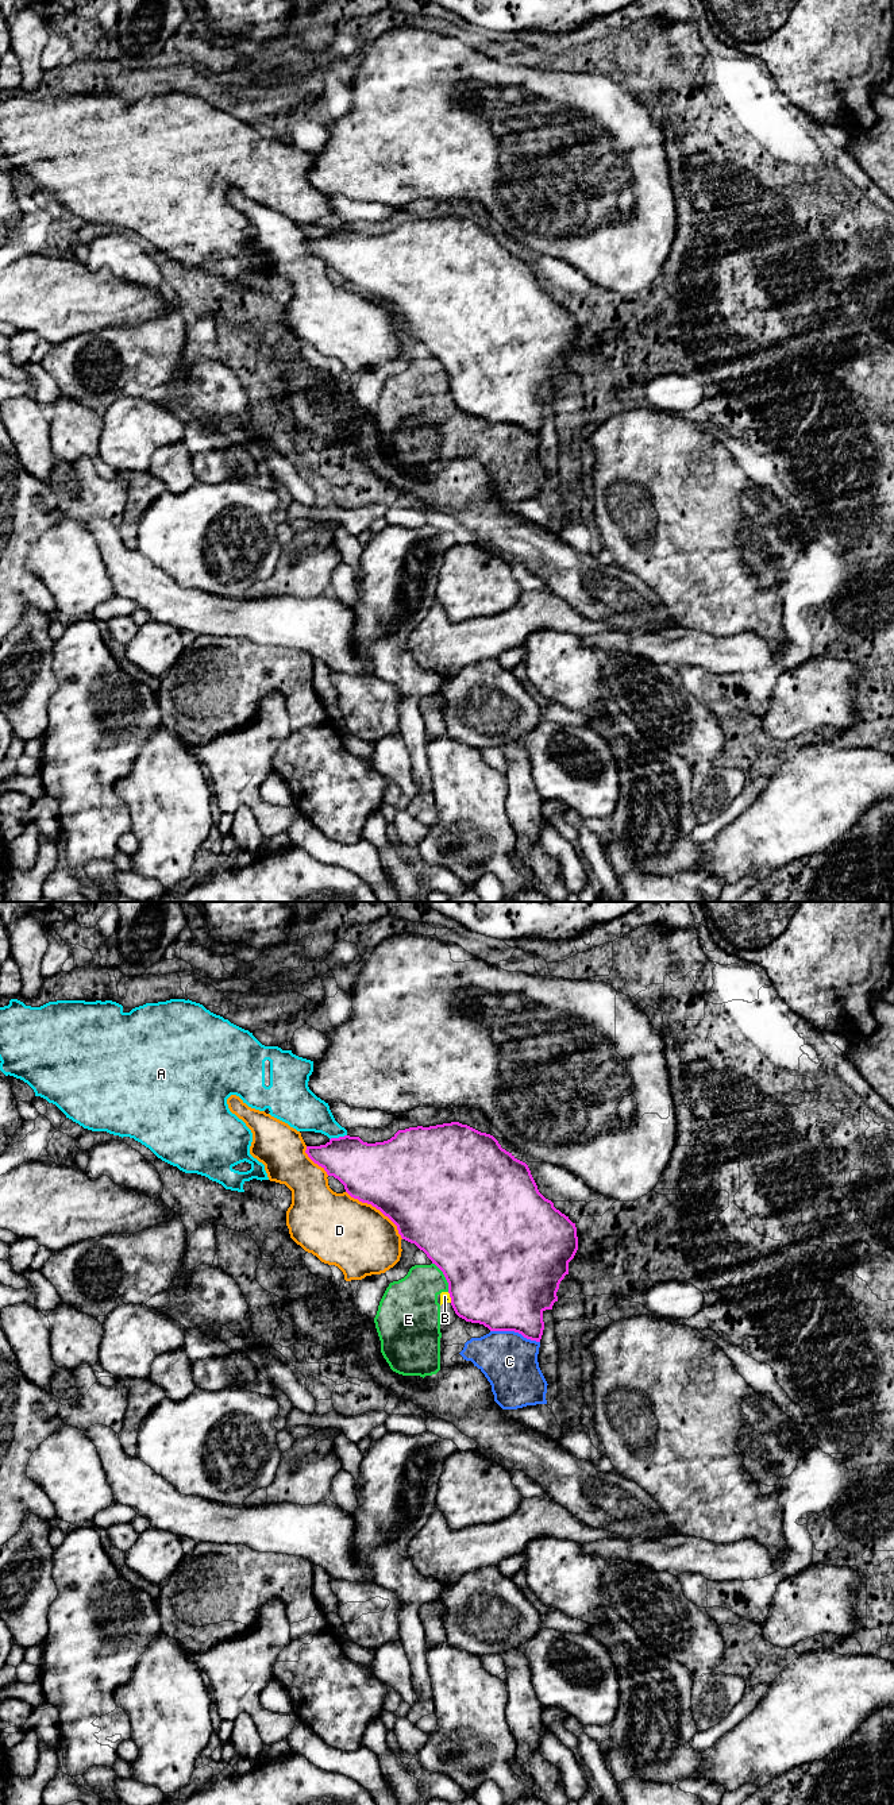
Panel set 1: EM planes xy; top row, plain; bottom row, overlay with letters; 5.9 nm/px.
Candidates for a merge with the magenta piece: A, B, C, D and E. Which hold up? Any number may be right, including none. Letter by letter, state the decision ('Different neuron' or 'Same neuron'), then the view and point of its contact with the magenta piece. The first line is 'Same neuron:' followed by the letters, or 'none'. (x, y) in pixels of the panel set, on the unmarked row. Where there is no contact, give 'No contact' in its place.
Same neuron: none
A: Different neuron. Touches magenta at xy (338, 231)
B: Different neuron. Touches magenta at xy (450, 389)
C: Different neuron. Touches magenta at xy (515, 424)
D: Different neuron. Touches magenta at xy (377, 301)
E: Different neuron. Touches magenta at xy (444, 369)

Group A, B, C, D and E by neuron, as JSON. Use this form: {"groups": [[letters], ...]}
{"groups": [["A"], ["B", "C", "E"], ["D"]]}

